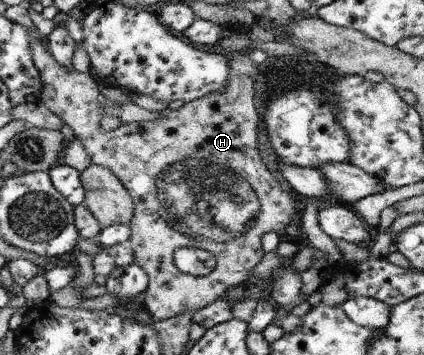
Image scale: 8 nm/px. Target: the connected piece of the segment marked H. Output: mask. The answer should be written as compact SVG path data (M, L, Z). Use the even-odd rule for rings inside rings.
M28 28L28 37L30 37L30 53L32 53L32 61L40 73L43 84L41 103L43 103L51 112L56 114L64 124L70 126L70 129L74 131L74 136L82 141L86 153L90 155L90 162L110 169L110 171L118 177L118 180L124 185L124 188L132 197L134 214L132 219L130 219L129 227L131 235L128 241L130 247L132 247L134 262L141 269L144 269L147 274L147 289L144 294L143 304L144 309L150 313L151 318L154 321L162 321L162 319L170 319L170 317L176 317L176 315L186 313L186 311L190 311L190 313L194 314L196 311L200 311L202 307L206 307L206 305L210 305L210 303L218 300L218 297L221 297L222 293L227 291L230 287L241 285L245 280L249 279L250 271L256 268L256 265L258 265L265 256L262 249L262 236L269 232L275 232L277 234L284 232L294 218L294 215L296 215L295 203L292 200L290 191L287 192L282 189L282 185L278 183L276 177L274 177L275 175L272 175L272 173L268 171L268 168L264 165L259 155L258 137L256 137L256 135L258 135L258 131L263 126L260 122L260 117L258 117L257 108L259 105L254 94L254 83L256 83L256 79L262 71L258 68L260 65L256 63L256 61L250 59L251 51L238 51L238 53L229 60L229 77L228 83L226 83L226 87L224 87L224 91L218 91L218 93L206 95L206 97L193 100L192 102L186 102L185 106L176 109L176 111L168 110L167 112L163 112L162 117L158 117L158 119L154 119L154 121L131 122L121 124L111 131L101 131L100 121L102 121L105 114L101 113L100 85L97 84L92 74L90 72L80 73L75 69L68 71L66 67L62 67L62 65L60 65L60 63L52 56L52 53L49 51L49 46L44 45L42 37L40 37L34 29ZM182 247L204 249L204 251L208 251L208 253L214 255L214 257L216 257L216 267L214 267L214 271L208 273L206 276L198 277L179 271L178 267L174 264L174 253Z

